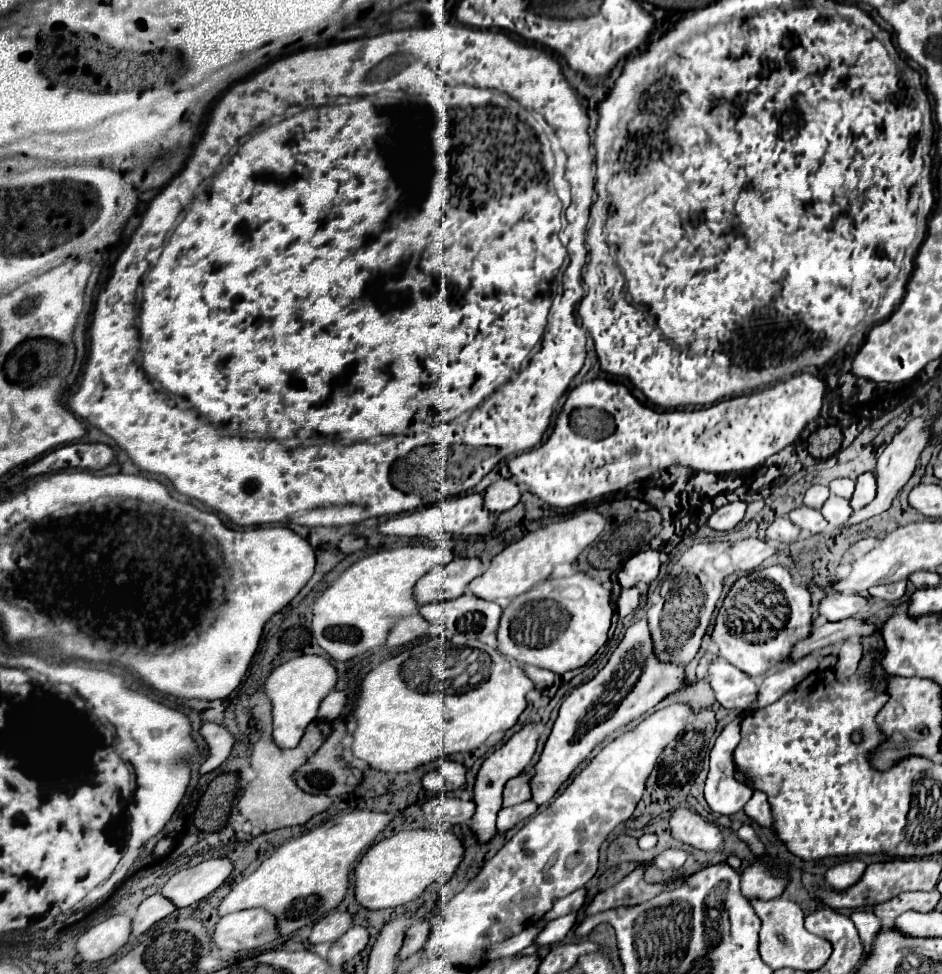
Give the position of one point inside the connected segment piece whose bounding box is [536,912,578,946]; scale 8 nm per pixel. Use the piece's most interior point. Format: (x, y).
(557, 929)

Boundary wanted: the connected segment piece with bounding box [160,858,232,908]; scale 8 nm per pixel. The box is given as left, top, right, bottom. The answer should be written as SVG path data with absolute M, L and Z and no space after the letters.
M210 858L198 866L176 872L160 890L176 908L186 908L212 894L230 876L232 862L228 858Z

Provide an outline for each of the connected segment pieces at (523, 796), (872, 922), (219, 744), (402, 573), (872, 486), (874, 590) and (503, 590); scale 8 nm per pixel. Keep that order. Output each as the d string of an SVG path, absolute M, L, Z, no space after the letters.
M526 772L514 776L510 779L503 791L502 807L514 806L514 804L520 804L524 800L530 800L532 792L530 792L530 776Z
M854 910L850 914L850 920L854 922L854 926L864 942L864 956L868 956L872 950L872 942L876 938L876 934L882 930L880 918L876 918L872 912L866 912L866 910Z
M206 722L200 732L202 732L206 744L210 746L210 756L200 766L200 772L206 774L206 772L216 770L230 756L230 750L234 746L234 736L228 732L226 726L214 724L214 722Z
M402 546L396 550L376 552L376 554L370 554L362 560L358 560L330 588L326 588L326 592L314 604L312 632L318 640L318 644L334 660L350 660L362 652L382 646L386 642L388 632L400 618L418 612L418 604L414 600L414 584L430 570L452 562L452 558L454 558L454 552L450 548L442 548L442 546Z
M872 472L860 474L850 504L854 506L854 510L860 510L860 508L864 508L874 496L876 496L876 480L874 480L874 474L872 474Z
M906 580L902 582L892 582L892 584L886 584L886 586L872 586L868 588L868 594L872 598L882 598L882 600L900 600L902 594L906 592Z
M584 510L584 512L576 512L568 518L564 518L560 522L526 532L520 540L508 544L500 554L496 554L492 558L490 568L482 576L478 576L470 582L468 592L476 594L484 600L498 600L502 596L516 598L516 596L528 592L532 586L544 582L552 574L554 566L558 566L562 562L574 562L580 556L580 552L600 536L600 532L604 530L604 524L606 524L604 514L594 512L594 510Z

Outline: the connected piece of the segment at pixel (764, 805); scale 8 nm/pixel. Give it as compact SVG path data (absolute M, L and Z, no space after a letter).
M754 792L754 796L748 800L748 804L744 806L746 816L754 822L760 824L760 828L770 830L776 836L774 830L774 818L772 818L772 808L768 804L768 798L764 796L764 792Z

